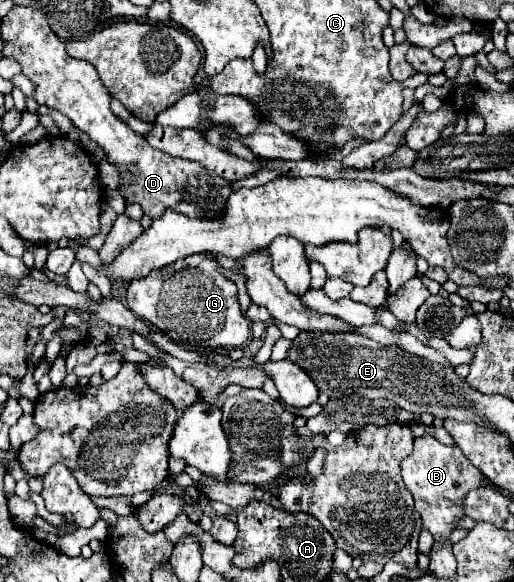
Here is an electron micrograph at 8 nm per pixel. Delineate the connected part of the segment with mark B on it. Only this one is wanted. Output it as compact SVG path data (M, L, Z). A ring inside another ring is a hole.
M425 435L417 439L417 453L401 461L403 481L411 489L415 499L415 509L421 515L423 525L433 533L435 539L449 539L449 533L455 529L455 519L461 513L461 497L469 493L469 489L481 487L485 477L479 469L457 449L457 445L443 445L433 435Z

